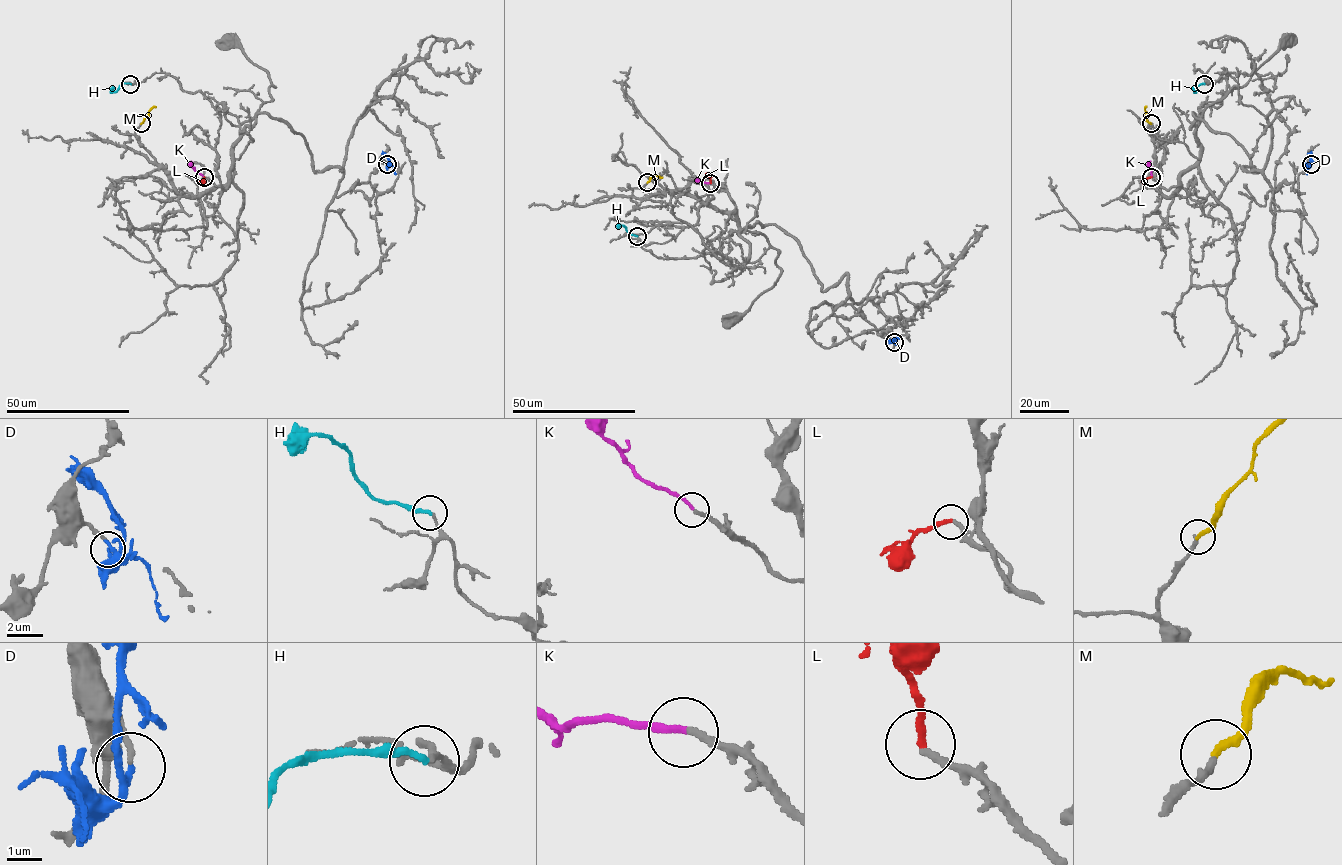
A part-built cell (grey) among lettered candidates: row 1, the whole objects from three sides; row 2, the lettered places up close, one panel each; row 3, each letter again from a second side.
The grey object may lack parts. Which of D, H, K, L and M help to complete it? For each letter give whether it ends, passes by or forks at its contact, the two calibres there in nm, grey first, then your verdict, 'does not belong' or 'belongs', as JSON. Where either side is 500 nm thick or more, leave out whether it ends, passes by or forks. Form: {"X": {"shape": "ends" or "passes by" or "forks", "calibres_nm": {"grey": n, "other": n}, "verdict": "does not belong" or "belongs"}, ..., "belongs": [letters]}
{"D": {"shape": "passes by", "calibres_nm": {"grey": 160, "other": 160}, "verdict": "does not belong"}, "H": {"shape": "ends", "calibres_nm": {"grey": 130, "other": 180}, "verdict": "does not belong"}, "K": {"shape": "ends", "calibres_nm": {"grey": 200, "other": 170}, "verdict": "belongs"}, "L": {"shape": "ends", "calibres_nm": {"grey": 200, "other": 240}, "verdict": "belongs"}, "M": {"shape": "ends", "calibres_nm": {"grey": 220, "other": 240}, "verdict": "belongs"}, "belongs": ["K", "L", "M"]}

